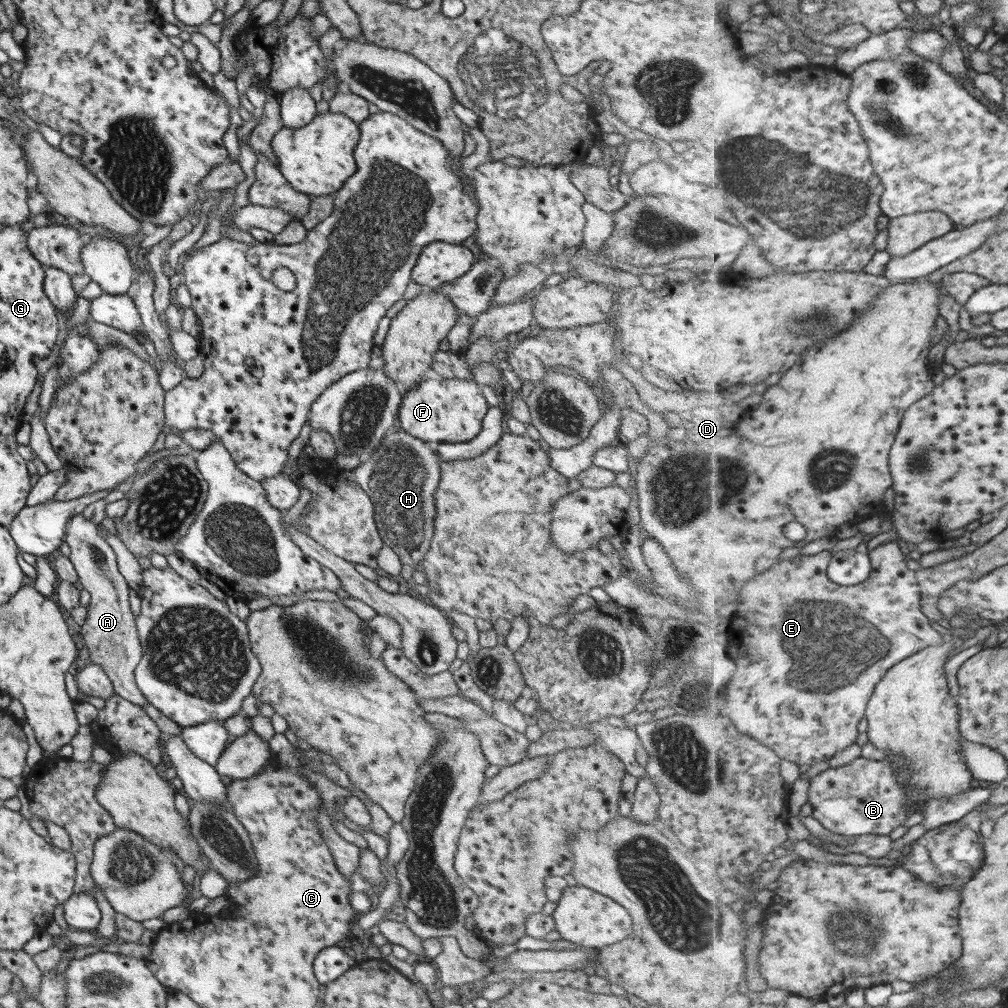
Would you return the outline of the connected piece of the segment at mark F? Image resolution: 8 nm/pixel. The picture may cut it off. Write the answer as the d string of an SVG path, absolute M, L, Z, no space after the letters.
M426 379L405 391L397 407L396 427L427 444L467 443L481 430L487 409L480 386L473 379Z

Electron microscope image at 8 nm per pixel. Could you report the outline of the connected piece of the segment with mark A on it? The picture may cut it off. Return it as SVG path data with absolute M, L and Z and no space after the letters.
M81 513L71 517L65 525L64 542L70 548L67 557L78 576L79 584L90 594L86 619L80 626L81 638L85 644L83 655L103 670L111 682L113 693L143 708L143 705L147 706L148 703L136 688L133 677L133 670L141 659L141 646L135 616L128 603L130 587L117 571L115 555L96 531L96 525L83 518Z

